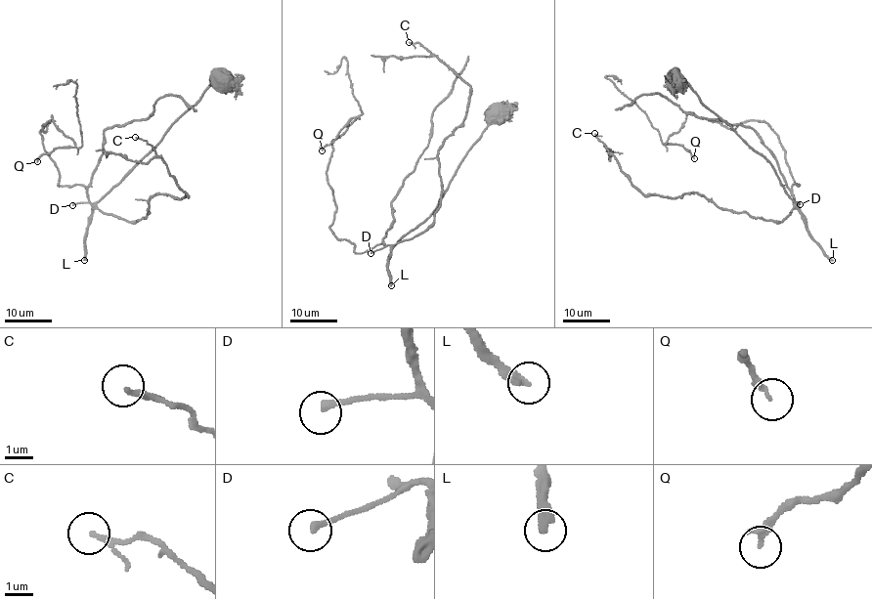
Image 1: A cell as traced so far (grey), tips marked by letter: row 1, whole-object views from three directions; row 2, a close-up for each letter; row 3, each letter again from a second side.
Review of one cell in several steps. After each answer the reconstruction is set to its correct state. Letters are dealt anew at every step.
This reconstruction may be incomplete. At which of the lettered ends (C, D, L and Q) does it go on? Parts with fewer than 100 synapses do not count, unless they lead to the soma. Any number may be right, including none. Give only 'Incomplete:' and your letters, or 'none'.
Incomplete: L

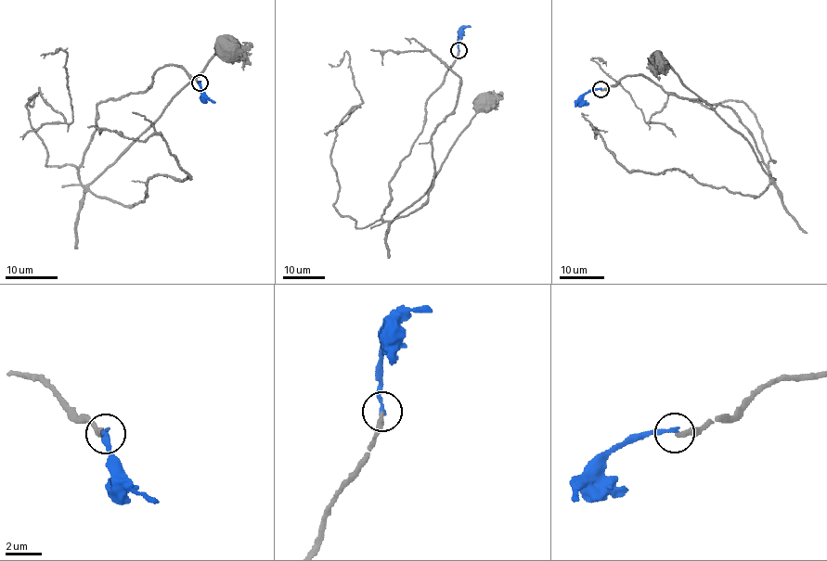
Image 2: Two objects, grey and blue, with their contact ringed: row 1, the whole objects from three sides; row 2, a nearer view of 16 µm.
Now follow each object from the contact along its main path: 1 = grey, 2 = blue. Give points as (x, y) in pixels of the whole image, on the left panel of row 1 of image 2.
1: (200, 82), (180, 66), (166, 65), (145, 91), (103, 100), (79, 181), (87, 186), (218, 52), (229, 53)
2: (200, 82), (201, 92), (214, 103)

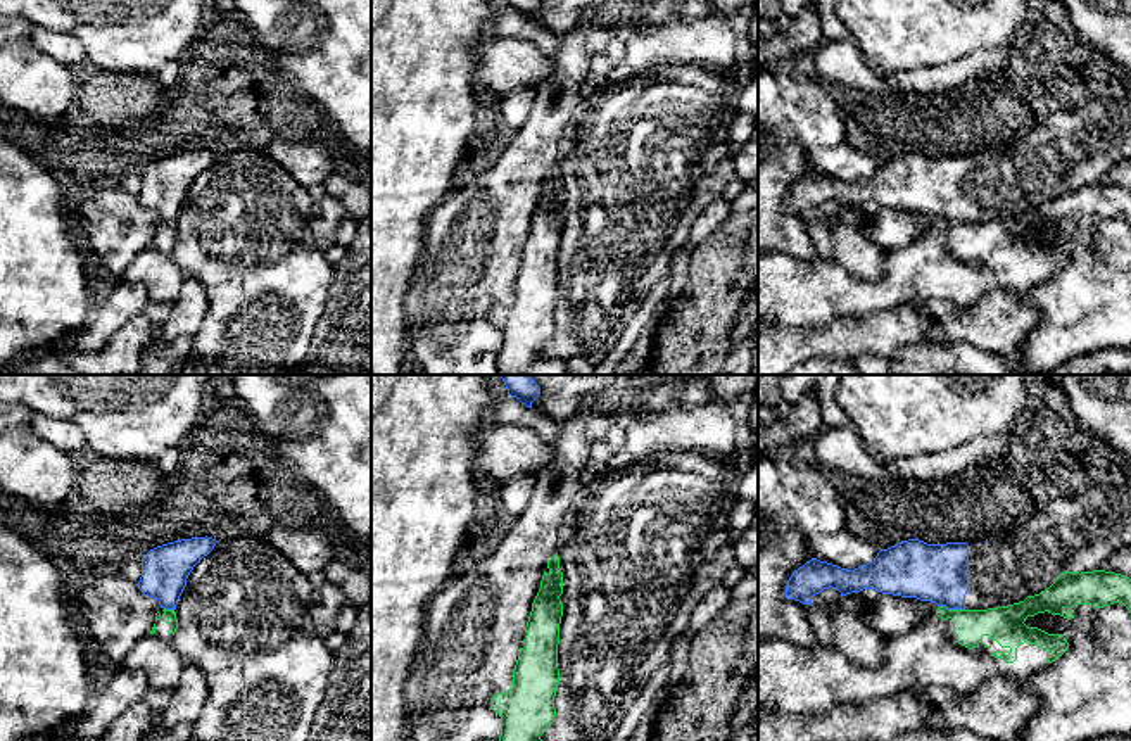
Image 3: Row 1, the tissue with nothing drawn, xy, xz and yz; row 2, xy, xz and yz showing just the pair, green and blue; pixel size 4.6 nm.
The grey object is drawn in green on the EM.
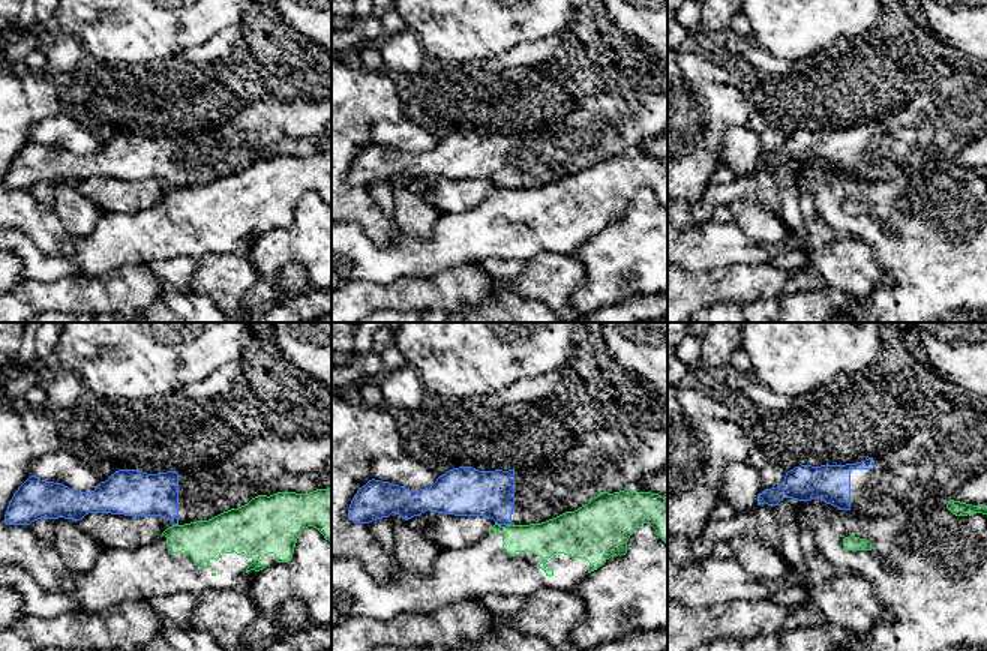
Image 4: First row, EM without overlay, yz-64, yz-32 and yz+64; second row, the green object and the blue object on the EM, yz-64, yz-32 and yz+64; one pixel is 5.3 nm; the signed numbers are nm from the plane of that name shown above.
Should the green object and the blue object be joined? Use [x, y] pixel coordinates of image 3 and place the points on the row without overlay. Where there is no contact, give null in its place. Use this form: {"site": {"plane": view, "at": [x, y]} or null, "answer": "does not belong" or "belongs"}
{"site": {"plane": "yz", "at": [952, 223]}, "answer": "does not belong"}

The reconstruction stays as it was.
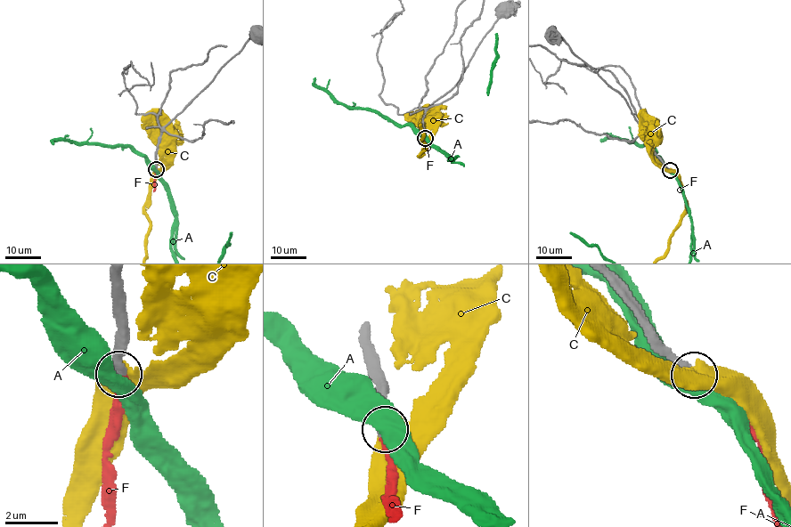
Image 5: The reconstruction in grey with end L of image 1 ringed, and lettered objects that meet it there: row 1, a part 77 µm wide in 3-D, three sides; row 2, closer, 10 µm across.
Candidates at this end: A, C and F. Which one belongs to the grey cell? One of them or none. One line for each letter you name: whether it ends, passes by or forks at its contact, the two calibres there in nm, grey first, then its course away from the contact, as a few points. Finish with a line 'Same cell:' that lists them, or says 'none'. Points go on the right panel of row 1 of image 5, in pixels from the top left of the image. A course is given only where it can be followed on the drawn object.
F: it ends; calibres 360 and 340 nm
Same cell: F

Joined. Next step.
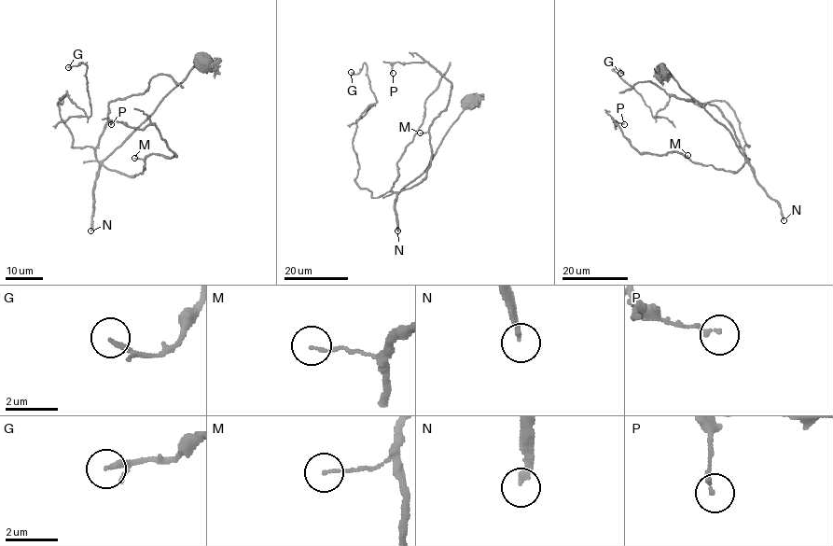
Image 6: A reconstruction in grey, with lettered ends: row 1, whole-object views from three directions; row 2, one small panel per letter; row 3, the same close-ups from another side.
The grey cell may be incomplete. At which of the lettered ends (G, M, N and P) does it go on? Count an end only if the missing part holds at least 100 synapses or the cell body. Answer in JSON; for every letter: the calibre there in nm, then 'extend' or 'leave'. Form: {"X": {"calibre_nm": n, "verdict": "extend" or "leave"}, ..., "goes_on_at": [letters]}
{"G": {"calibre_nm": 140, "verdict": "leave"}, "M": {"calibre_nm": 100, "verdict": "leave"}, "N": {"calibre_nm": 180, "verdict": "extend"}, "P": {"calibre_nm": 150, "verdict": "leave"}, "goes_on_at": ["N"]}

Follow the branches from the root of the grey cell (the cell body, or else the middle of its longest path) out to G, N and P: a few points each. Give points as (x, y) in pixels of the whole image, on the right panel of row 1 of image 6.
G: (663, 75), (745, 160), (726, 103), (671, 95), (653, 117), (620, 73)
N: (663, 75), (670, 74), (728, 131), (747, 160), (757, 183), (778, 203), (784, 220)
P: (663, 75), (728, 131), (745, 159), (740, 170), (695, 163), (677, 152), (640, 153), (614, 121), (624, 124)

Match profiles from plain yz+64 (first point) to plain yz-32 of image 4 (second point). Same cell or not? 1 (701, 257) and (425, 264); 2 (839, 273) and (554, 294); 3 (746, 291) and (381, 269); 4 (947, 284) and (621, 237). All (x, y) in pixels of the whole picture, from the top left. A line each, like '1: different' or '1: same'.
1: same
2: same
3: different
4: same

